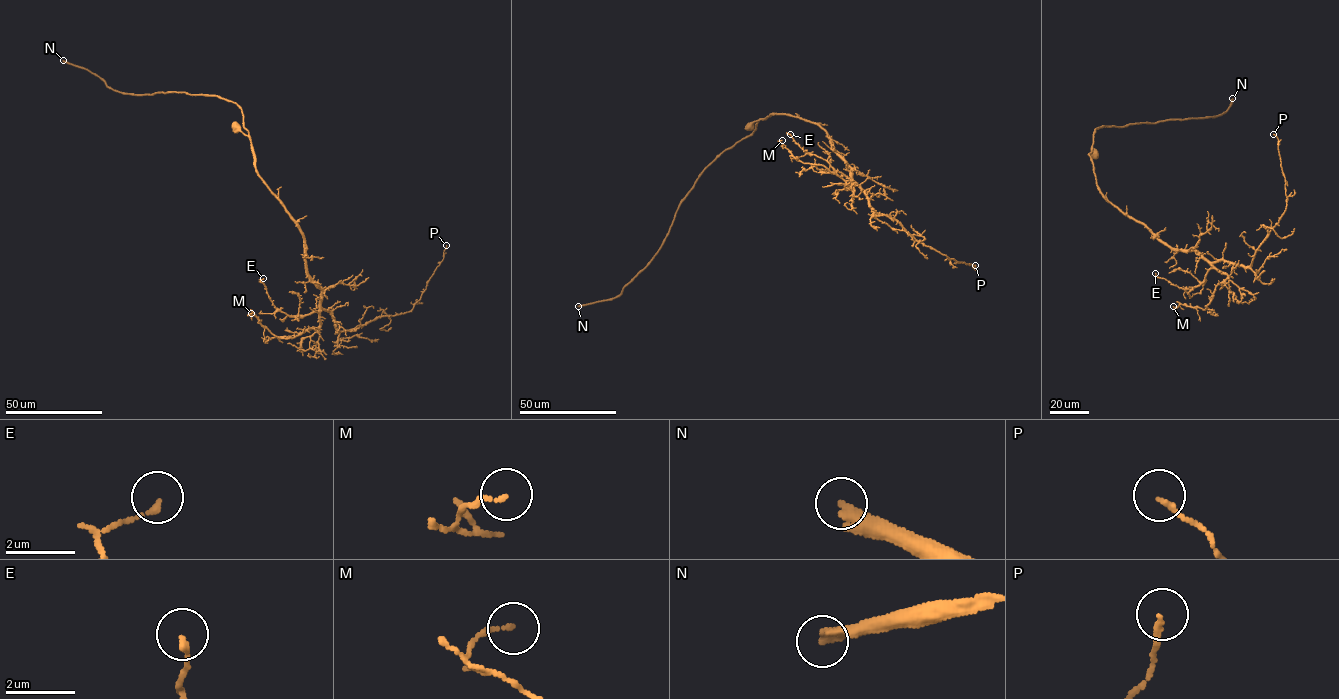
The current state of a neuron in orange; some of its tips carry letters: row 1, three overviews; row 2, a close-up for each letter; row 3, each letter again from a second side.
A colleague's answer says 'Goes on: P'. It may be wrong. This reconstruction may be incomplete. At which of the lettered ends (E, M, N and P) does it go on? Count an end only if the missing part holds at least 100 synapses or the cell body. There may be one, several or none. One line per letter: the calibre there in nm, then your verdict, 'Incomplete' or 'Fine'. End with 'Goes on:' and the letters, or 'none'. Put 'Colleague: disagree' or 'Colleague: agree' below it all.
E: Thickness 140 nm. Fine
M: Thickness 110 nm. Fine
N: Thickness 320 nm. Incomplete
P: Thickness 140 nm. Fine
Goes on: N
Colleague: disagree

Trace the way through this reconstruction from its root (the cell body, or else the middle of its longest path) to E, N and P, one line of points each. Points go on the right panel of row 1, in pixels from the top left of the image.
E: (1094, 153), (1090, 160), (1103, 197), (1164, 243), (1195, 251), (1211, 266), (1202, 282), (1190, 289), (1155, 273)
N: (1094, 153), (1090, 159), (1093, 132), (1103, 126), (1214, 117), (1226, 111), (1232, 98)
P: (1094, 153), (1100, 193), (1121, 212), (1173, 248), (1247, 266), (1285, 210), (1273, 134)

